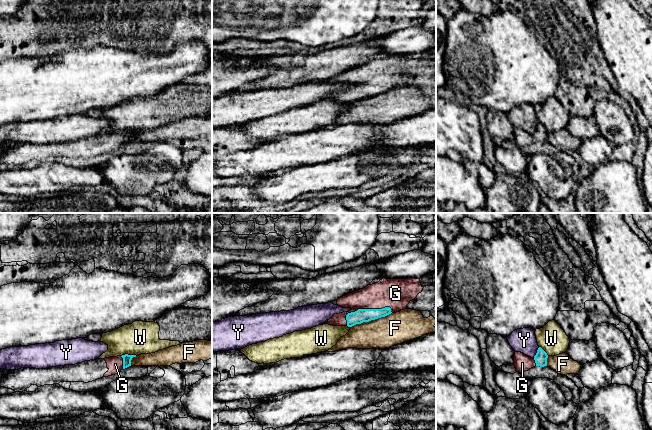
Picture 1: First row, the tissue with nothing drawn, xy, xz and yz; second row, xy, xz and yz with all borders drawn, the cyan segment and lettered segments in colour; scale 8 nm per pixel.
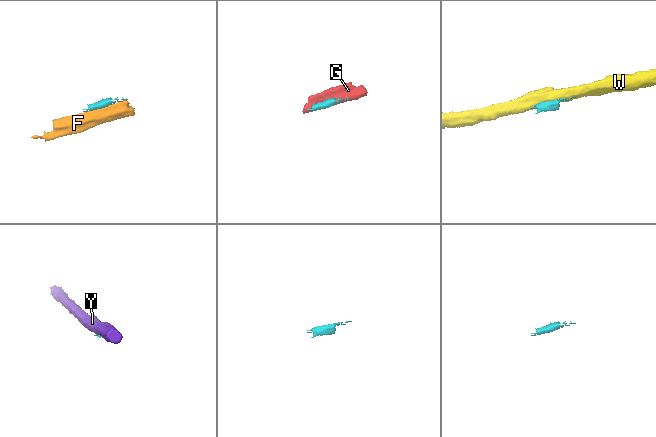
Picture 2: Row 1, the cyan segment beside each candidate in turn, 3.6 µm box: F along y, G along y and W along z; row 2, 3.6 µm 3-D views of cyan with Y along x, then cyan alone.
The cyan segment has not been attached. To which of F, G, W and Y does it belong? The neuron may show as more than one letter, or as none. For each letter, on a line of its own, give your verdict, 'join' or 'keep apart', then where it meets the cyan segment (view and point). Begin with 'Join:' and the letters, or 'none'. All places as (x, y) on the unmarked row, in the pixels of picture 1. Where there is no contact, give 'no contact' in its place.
Join: G
F: keep apart; contact xz (370, 96)
G: join; contact xz (365, 85)
W: keep apart; contact xy (128, 131)
Y: keep apart; contact yz (537, 128)

